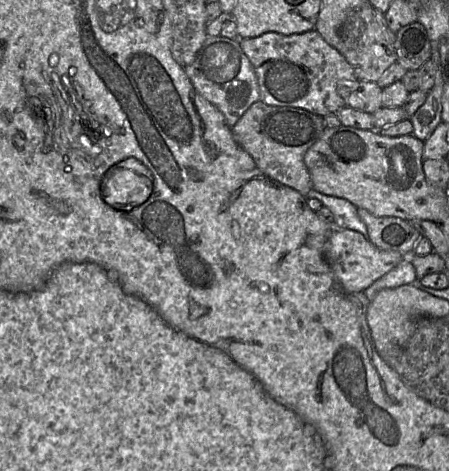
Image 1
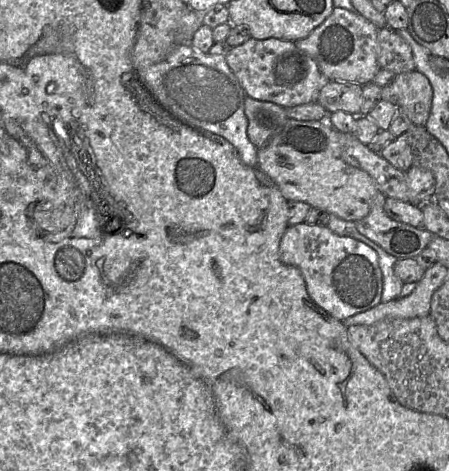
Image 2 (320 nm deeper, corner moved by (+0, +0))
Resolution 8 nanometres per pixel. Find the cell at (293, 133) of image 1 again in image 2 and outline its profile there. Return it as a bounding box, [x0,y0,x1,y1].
[244,96,288,149]

